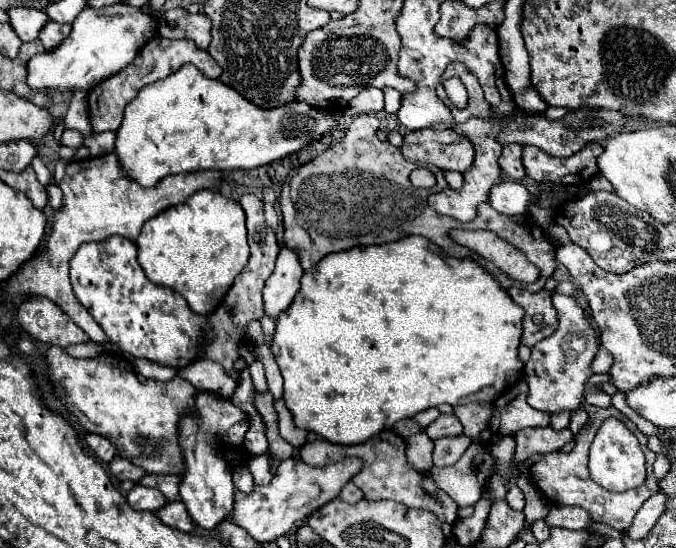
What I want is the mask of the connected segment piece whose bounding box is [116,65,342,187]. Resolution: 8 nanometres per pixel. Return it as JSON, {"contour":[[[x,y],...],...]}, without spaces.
{"contour":[[[184,65],[176,73],[144,87],[138,93],[138,97],[132,103],[128,103],[124,111],[124,121],[120,125],[120,133],[116,131],[116,155],[130,179],[138,181],[142,187],[152,187],[156,181],[170,173],[200,169],[232,171],[270,165],[282,157],[298,153],[310,143],[332,133],[332,127],[336,127],[340,119],[340,111],[336,111],[334,115],[334,111],[326,111],[298,99],[272,109],[258,107],[252,101],[242,99],[238,91],[224,85],[220,79],[208,79],[198,67]]]}

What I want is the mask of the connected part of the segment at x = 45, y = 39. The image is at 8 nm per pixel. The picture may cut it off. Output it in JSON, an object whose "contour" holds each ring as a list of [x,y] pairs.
{"contour":[[[48,21],[42,31],[40,31],[40,41],[46,49],[56,47],[56,43],[60,39],[64,39],[64,35],[70,33],[70,25],[68,23],[56,23],[56,21]]]}

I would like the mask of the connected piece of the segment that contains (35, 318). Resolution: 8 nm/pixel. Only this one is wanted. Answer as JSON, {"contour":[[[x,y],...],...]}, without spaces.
{"contour":[[[32,297],[18,307],[20,325],[38,341],[68,347],[86,343],[88,335],[50,299]]]}

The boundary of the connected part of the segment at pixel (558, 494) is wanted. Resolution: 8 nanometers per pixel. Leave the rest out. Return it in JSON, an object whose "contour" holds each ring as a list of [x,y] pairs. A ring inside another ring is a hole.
{"contour":[[[582,403],[582,409],[590,415],[590,427],[582,429],[578,435],[576,435],[576,445],[570,453],[548,453],[544,455],[542,461],[534,463],[530,467],[530,477],[532,481],[536,483],[536,487],[540,489],[540,493],[550,501],[550,503],[558,503],[558,505],[570,505],[570,507],[584,507],[592,521],[600,521],[600,523],[606,523],[618,531],[626,531],[630,525],[632,525],[632,519],[634,515],[638,513],[638,509],[644,505],[644,501],[648,497],[652,497],[656,491],[658,491],[658,481],[654,477],[654,471],[652,471],[652,463],[656,459],[656,453],[648,449],[648,441],[646,441],[646,435],[626,417],[622,415],[616,407],[596,407],[596,405],[588,405],[588,403]],[[608,417],[616,417],[616,419],[622,419],[638,437],[640,437],[640,445],[642,445],[642,451],[646,453],[646,471],[648,471],[648,477],[646,481],[636,487],[636,489],[630,489],[630,491],[622,491],[622,493],[612,493],[604,487],[600,487],[596,481],[592,481],[590,477],[590,471],[588,471],[588,449],[590,449],[590,443],[594,441],[594,435],[596,431],[600,429],[600,425],[608,419]]]}

